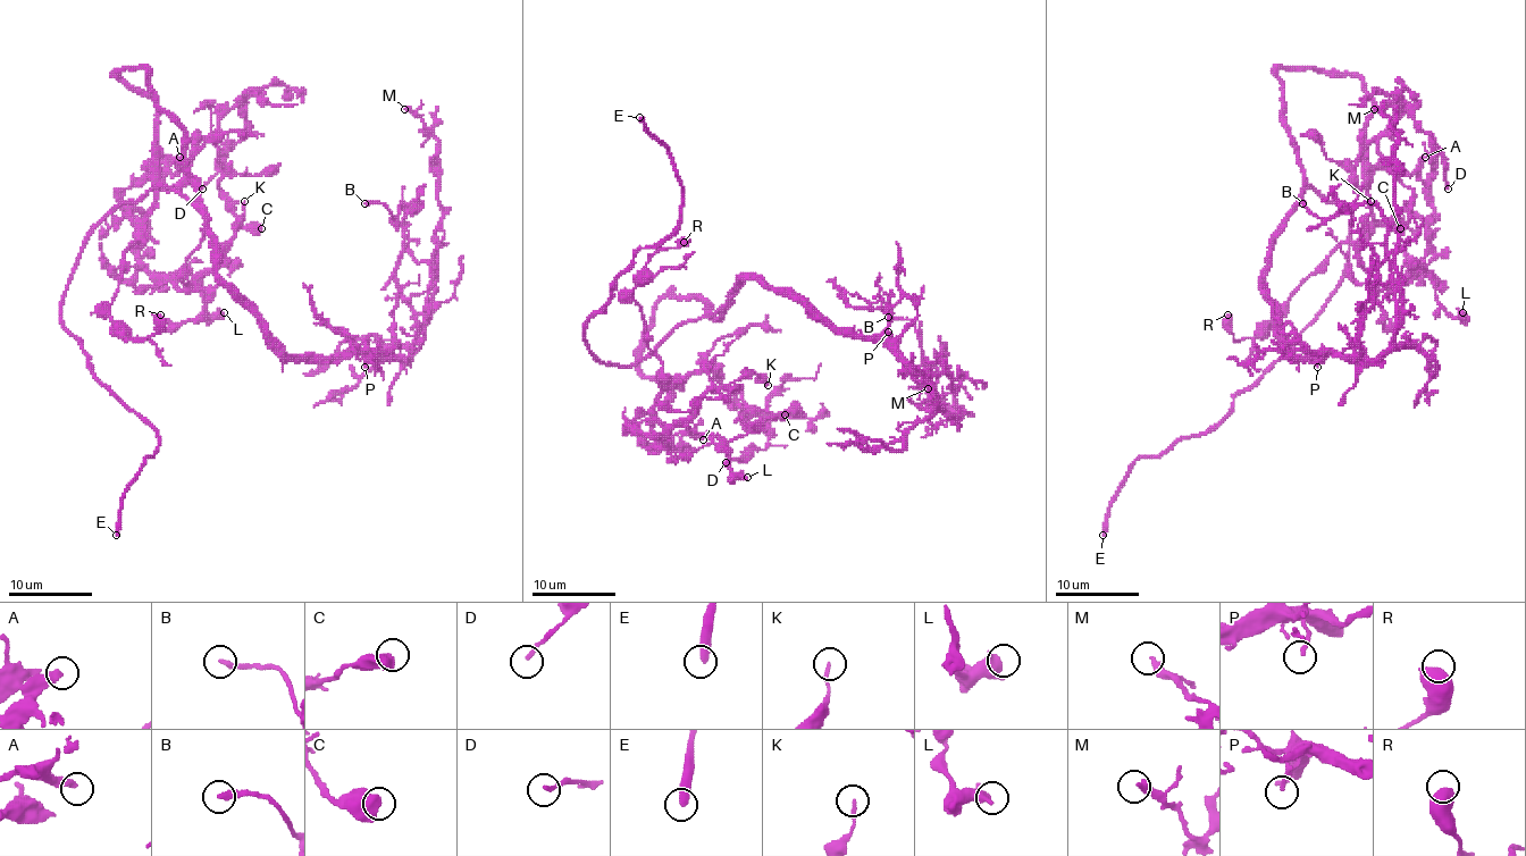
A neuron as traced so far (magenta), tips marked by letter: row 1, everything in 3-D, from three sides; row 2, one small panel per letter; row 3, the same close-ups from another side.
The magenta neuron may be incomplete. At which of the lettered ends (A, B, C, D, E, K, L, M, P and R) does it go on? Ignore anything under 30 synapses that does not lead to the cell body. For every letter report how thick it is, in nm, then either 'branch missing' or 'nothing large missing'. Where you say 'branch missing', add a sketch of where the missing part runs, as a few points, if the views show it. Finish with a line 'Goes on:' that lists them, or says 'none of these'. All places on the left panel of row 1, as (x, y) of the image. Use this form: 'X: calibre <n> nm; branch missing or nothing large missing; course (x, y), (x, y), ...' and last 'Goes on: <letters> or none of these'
A: calibre 400 nm; nothing large missing
B: calibre 260 nm; nothing large missing
C: calibre 700 nm; nothing large missing
D: calibre 170 nm; nothing large missing
E: calibre 400 nm; branch missing; course (116, 535), (116, 548), (93, 571), (84, 571), (76, 579)
K: calibre 150 nm; nothing large missing
L: calibre 600 nm; nothing large missing
M: calibre 360 nm; nothing large missing
P: calibre 170 nm; nothing large missing
R: calibre 700 nm; nothing large missing
Goes on: E

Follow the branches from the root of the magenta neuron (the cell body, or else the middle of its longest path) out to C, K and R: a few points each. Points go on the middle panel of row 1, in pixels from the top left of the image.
C: (713, 315), (669, 292), (639, 370), (678, 386), (711, 370), (740, 393), (745, 427), (785, 414)
K: (713, 315), (673, 292), (656, 304), (639, 370), (681, 385), (654, 408), (663, 439), (706, 391), (768, 385)
R: (713, 315), (669, 292), (639, 370), (681, 386), (648, 346), (634, 287), (656, 252), (684, 242)

